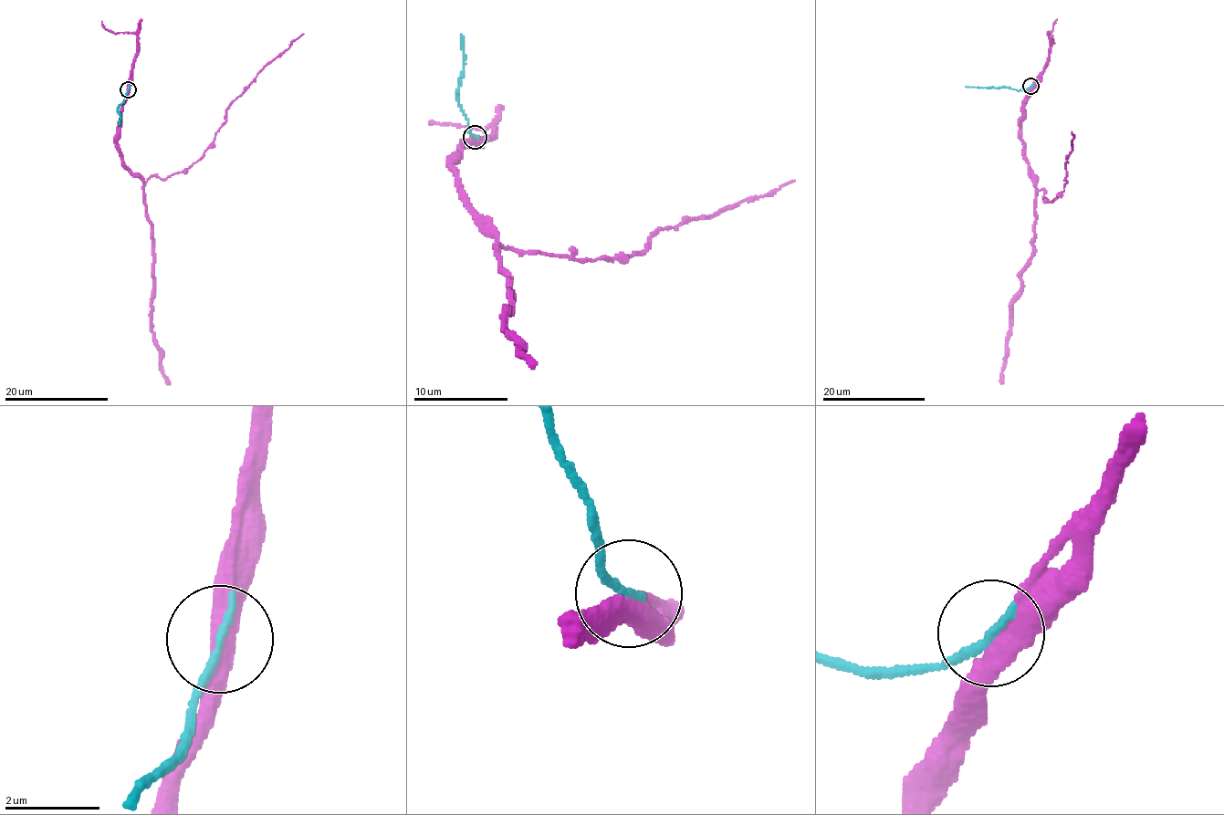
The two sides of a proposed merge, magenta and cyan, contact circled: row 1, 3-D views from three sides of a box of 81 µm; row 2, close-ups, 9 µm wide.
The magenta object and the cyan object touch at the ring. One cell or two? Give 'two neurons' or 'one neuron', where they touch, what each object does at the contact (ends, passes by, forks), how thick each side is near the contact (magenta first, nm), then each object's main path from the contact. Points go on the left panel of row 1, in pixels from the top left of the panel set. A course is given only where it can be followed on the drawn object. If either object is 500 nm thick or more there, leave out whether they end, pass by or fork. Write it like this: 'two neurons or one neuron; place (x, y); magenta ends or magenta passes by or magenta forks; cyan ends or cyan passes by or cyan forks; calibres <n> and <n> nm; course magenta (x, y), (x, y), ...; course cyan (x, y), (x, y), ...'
one neuron; place (128, 89); magenta passes by; cyan ends; calibres 460 and 200 nm; course magenta (128, 89), (116, 141), (121, 166), (145, 182), (166, 179), (191, 167), (225, 120), (229, 104), (303, 34); course cyan (128, 89), (124, 102), (119, 106), (119, 125)

